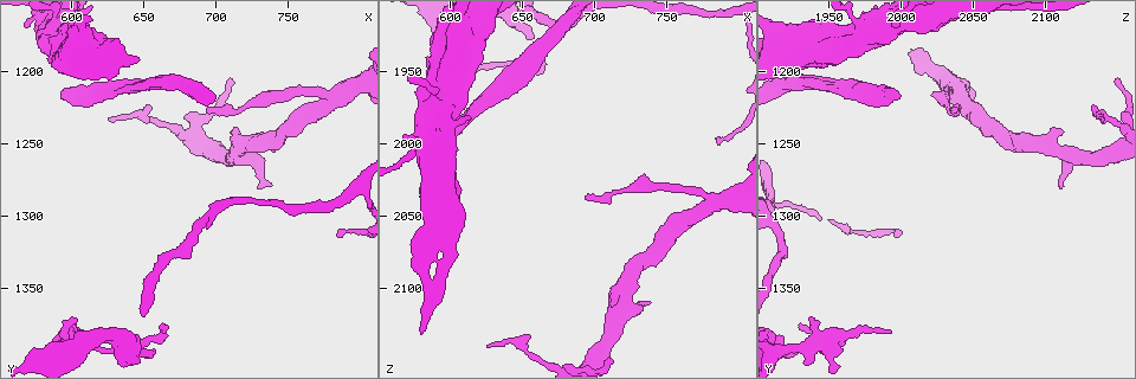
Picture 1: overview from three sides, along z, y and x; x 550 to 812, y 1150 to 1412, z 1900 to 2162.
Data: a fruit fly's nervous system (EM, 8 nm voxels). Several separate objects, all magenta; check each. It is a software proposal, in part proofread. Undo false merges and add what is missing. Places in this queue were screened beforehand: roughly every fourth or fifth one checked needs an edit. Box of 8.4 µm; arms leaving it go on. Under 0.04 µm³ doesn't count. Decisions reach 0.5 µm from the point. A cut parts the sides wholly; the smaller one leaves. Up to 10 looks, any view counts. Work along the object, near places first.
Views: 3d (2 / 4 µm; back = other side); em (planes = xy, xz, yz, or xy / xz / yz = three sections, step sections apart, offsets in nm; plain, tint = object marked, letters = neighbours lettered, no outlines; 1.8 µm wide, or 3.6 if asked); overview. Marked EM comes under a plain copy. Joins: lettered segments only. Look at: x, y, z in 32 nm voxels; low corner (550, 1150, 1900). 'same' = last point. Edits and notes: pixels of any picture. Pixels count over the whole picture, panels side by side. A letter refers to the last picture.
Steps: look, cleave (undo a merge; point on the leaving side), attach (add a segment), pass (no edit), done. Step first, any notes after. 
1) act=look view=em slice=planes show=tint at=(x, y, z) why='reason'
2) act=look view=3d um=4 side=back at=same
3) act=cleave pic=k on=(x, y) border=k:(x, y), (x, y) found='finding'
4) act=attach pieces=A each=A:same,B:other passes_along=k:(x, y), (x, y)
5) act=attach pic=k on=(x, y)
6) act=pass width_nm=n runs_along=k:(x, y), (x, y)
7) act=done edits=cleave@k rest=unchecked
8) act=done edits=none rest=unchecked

act=look view=em slice=planes show=letters at=(602, 1368, 1936) why='free end'

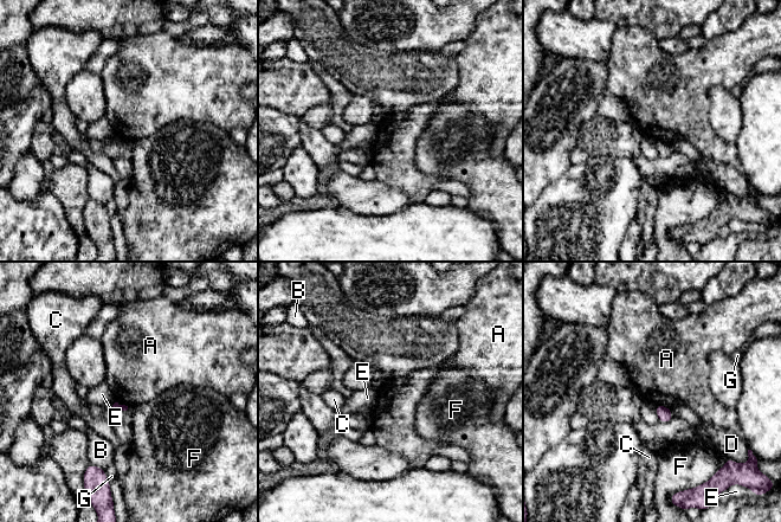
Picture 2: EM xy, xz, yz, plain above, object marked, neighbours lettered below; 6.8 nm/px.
act=pass each=A:other,B:other,C:other,D:other,E:other,F:other,G:other border=2:(656, 405), (665, 405), (669, 408) found='no lettered segment goes on from it'

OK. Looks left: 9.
act=look view=em um=3.6 slice=planes show=letters at=(654, 1392, 1926) why='branch stops here'

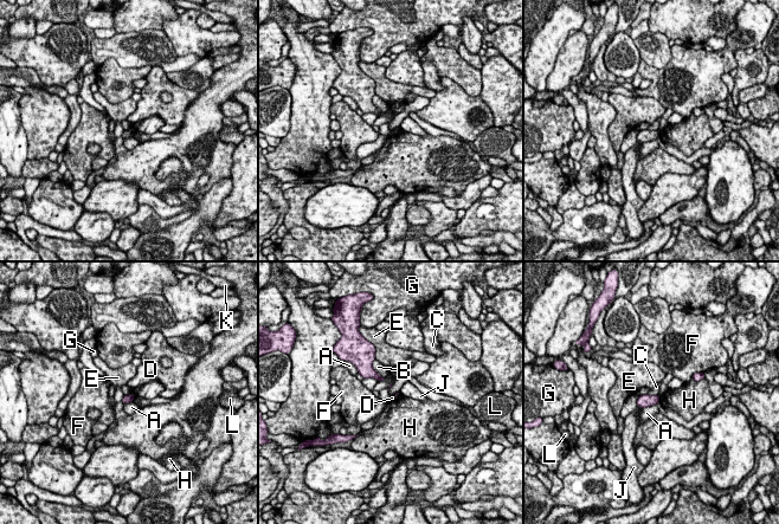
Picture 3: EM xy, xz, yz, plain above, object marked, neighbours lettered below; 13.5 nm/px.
act=pass each=A:other,B:other,C:other,D:other,E:other,F:other,G:other,H:other,J:other,K:other,L:other border=3:(648, 393), (657, 395) found='none of them fits'

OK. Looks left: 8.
act=look view=em slice=xz step=4 show=tint at=(592, 1216, 2000) why='end of a long branch'

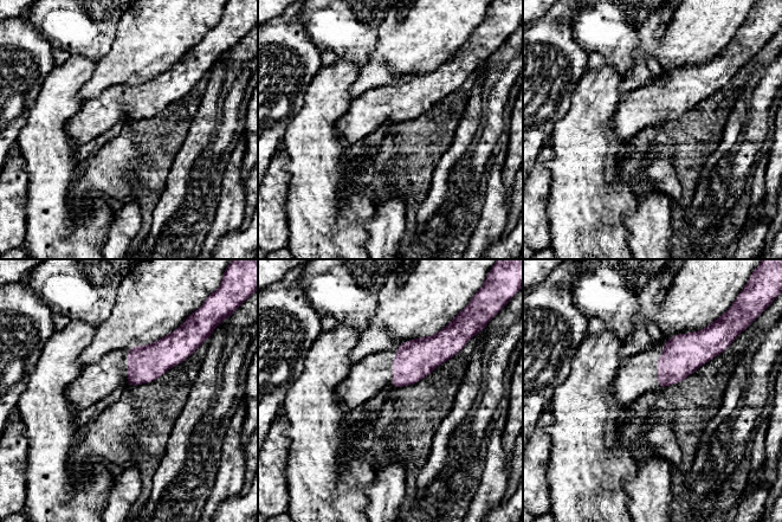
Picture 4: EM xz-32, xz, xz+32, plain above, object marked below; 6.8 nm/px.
act=look view=em slice=planes show=letters at=same

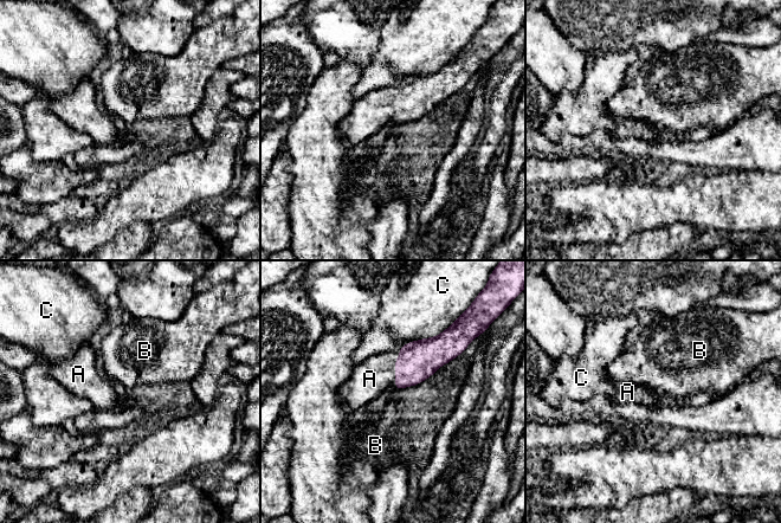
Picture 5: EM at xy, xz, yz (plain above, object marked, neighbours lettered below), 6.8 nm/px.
act=attach pieces=A width_nm=160 each=A:same,B:other,C:other found='it goes on there'

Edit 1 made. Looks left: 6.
act=done edits=attach@5 rest=unchecked

